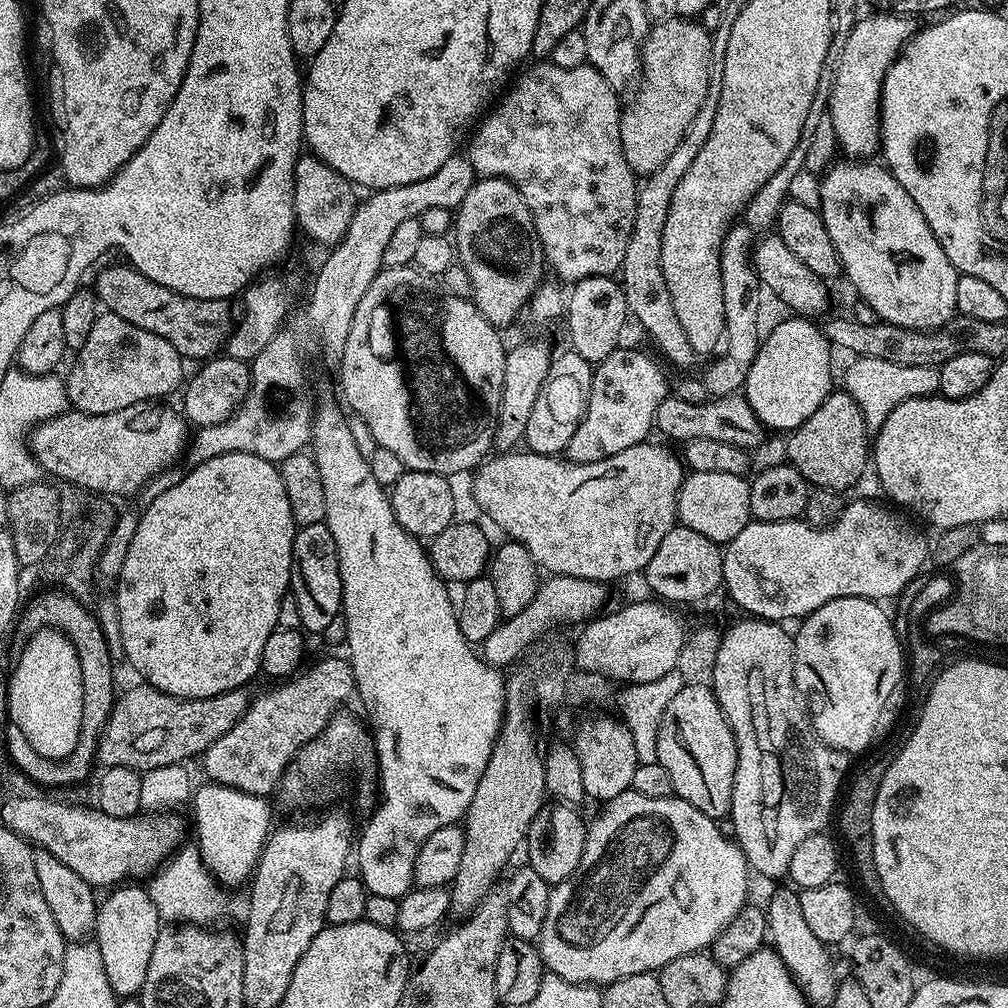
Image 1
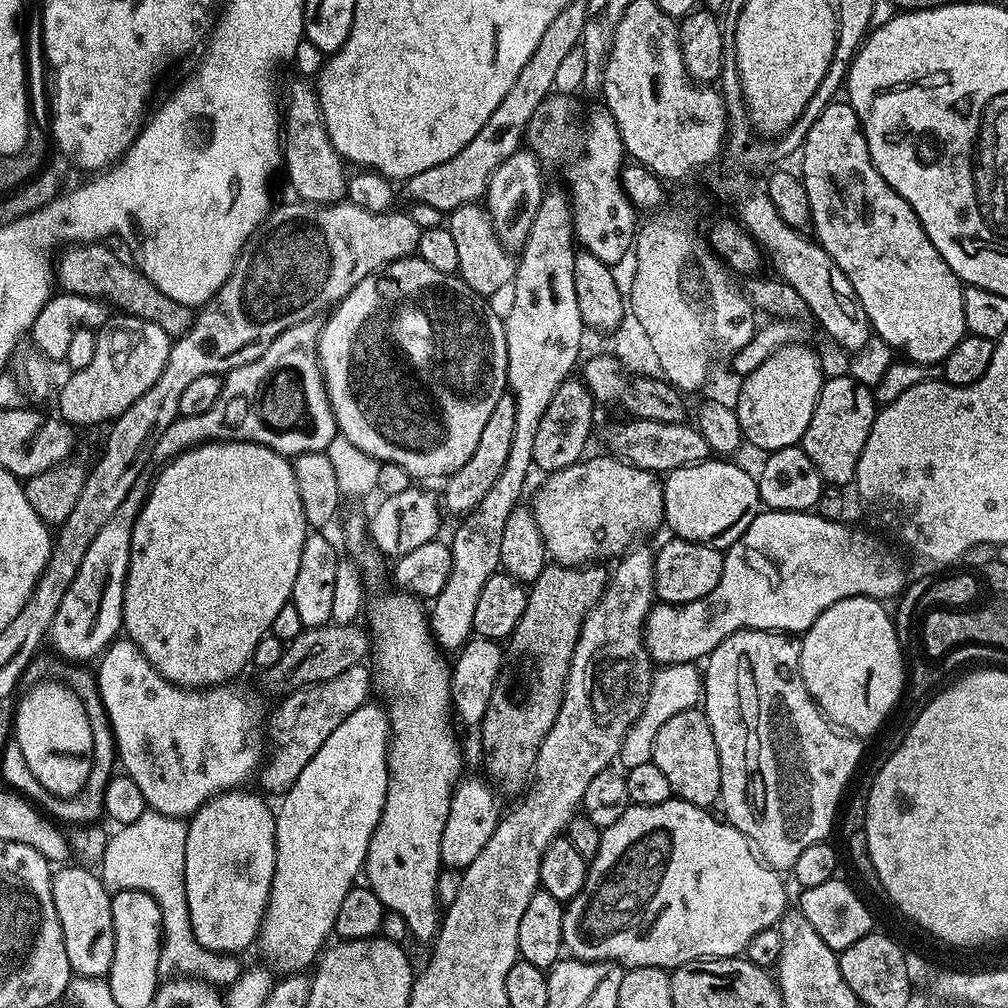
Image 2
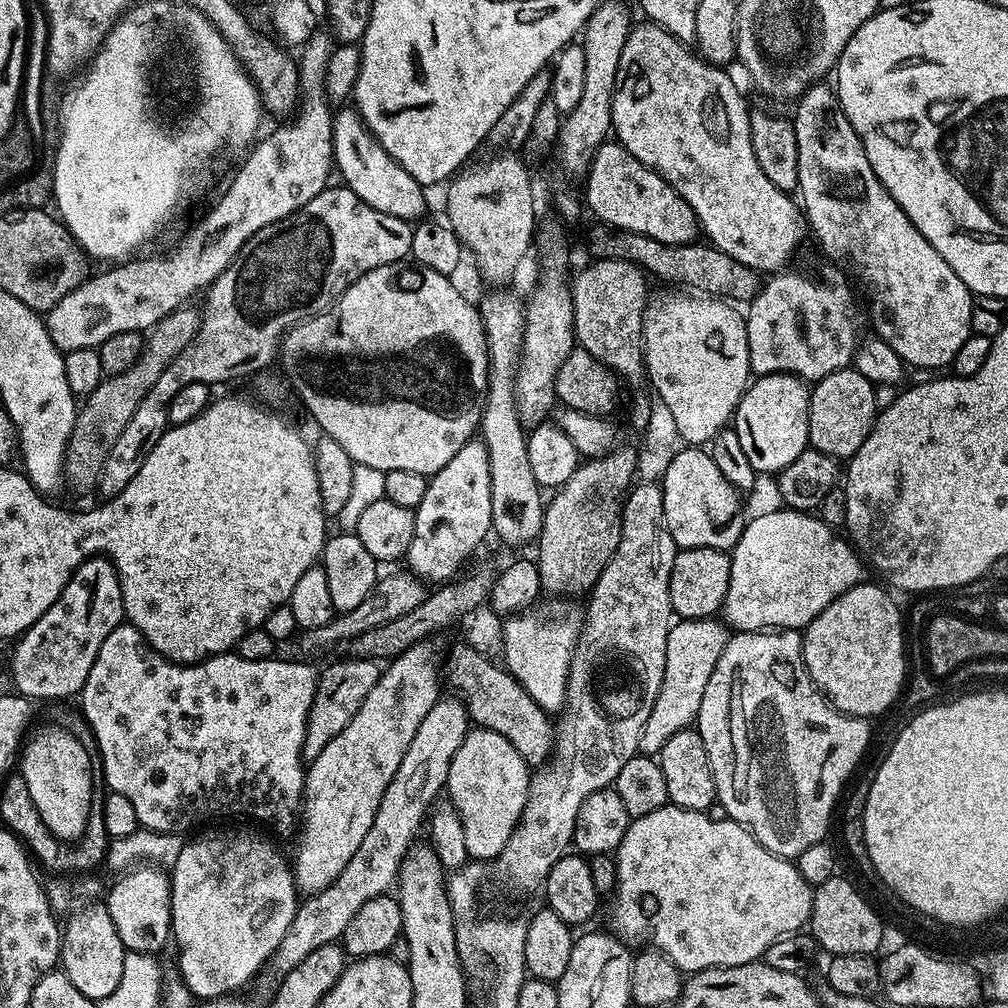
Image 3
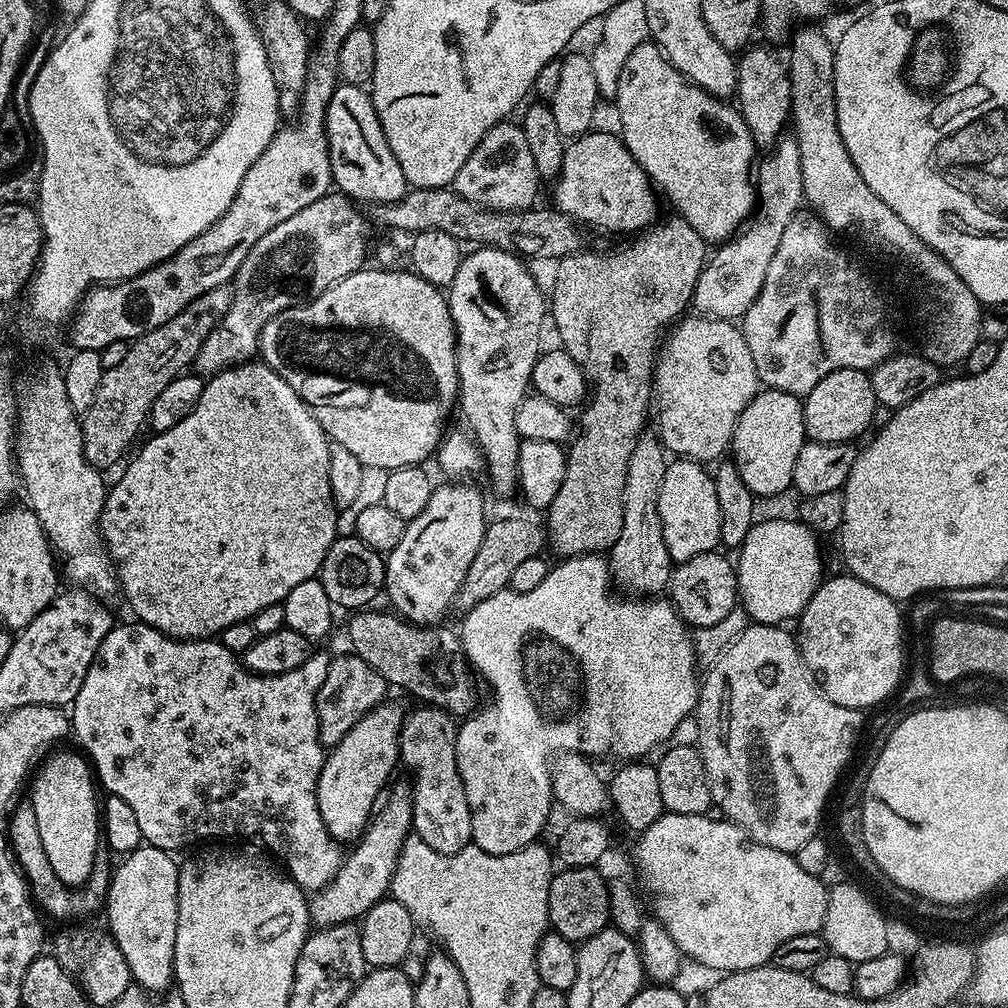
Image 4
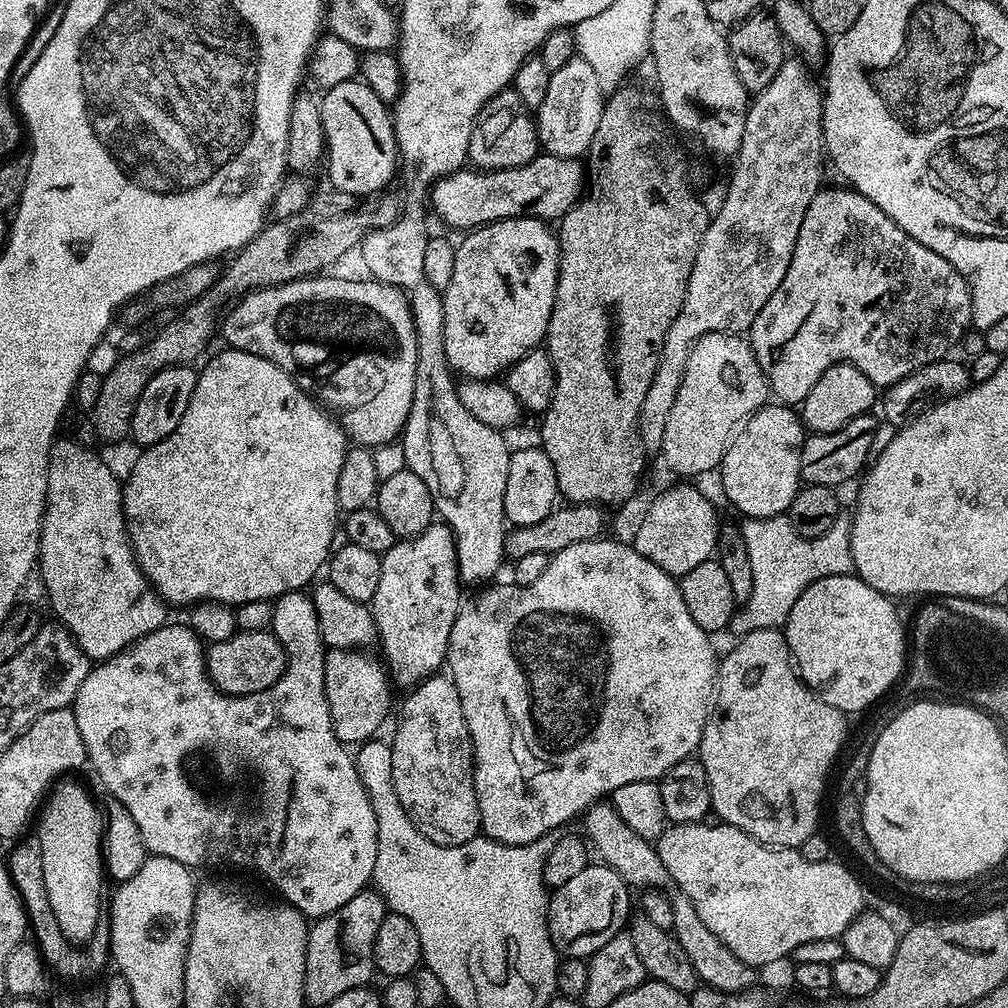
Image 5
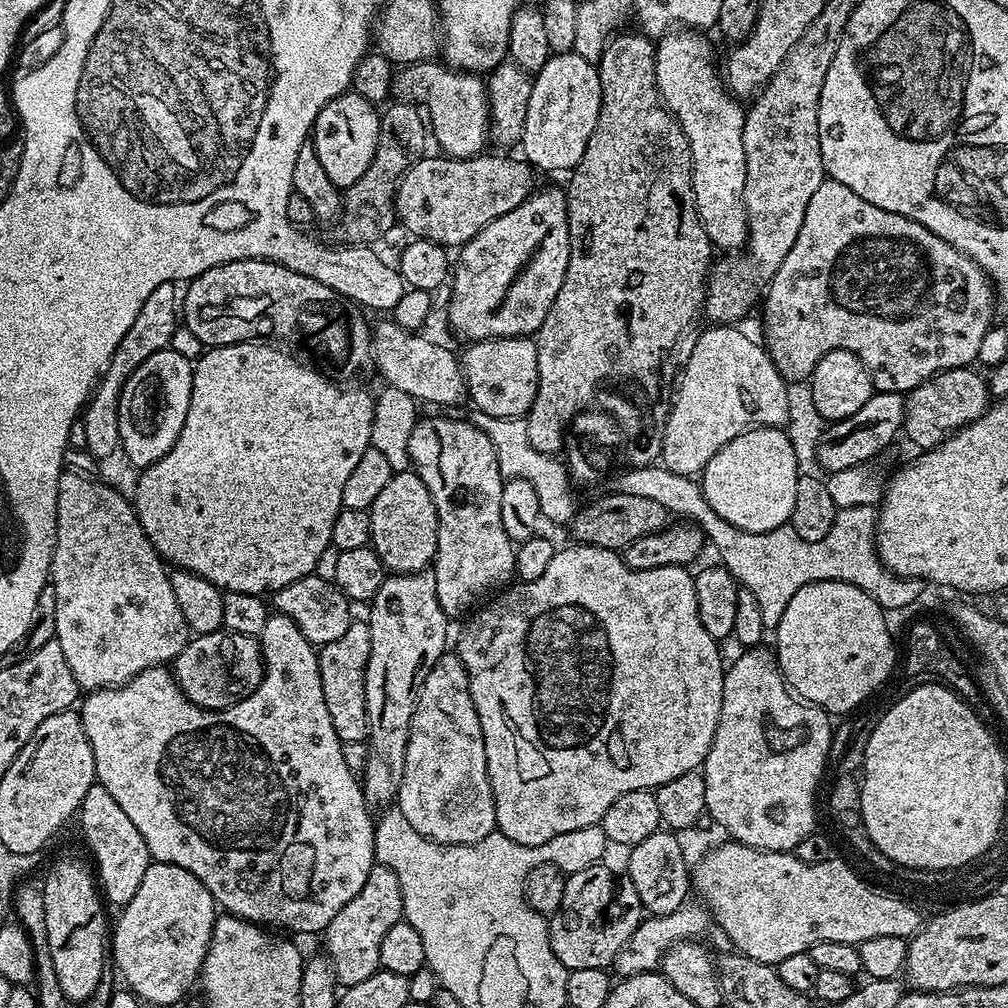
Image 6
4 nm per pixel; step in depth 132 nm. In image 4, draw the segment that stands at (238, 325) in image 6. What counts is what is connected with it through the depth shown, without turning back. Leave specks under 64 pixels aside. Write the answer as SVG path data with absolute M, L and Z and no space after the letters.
M365 266L330 286L330 290L326 290L321 296L314 297L306 304L299 304L297 308L282 310L277 316L270 318L270 322L262 326L259 355L263 363L274 369L282 378L286 378L286 382L290 382L296 393L315 411L329 441L346 446L346 450L351 450L358 457L358 462L362 462L366 467L378 466L389 470L407 464L420 466L425 463L424 459L428 455L431 457L437 451L446 432L444 423L447 422L452 408L454 412L458 404L460 379L456 369L456 327L448 309L447 295L430 282L426 282L426 278L411 270L396 272L397 270L391 267L373 267Z

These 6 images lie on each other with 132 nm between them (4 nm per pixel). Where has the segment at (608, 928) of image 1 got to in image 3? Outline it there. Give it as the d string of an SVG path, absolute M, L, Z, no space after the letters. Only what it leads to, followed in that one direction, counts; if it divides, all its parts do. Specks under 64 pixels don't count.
M665 806L654 810L654 814L642 814L629 823L622 842L616 847L614 859L616 861L616 888L612 900L612 928L617 940L623 940L633 949L640 950L647 946L649 949L668 956L681 973L691 974L701 972L707 968L729 968L743 964L755 964L763 957L764 951L780 936L789 936L792 932L799 932L812 919L813 885L802 878L795 863L783 856L776 856L766 850L752 837L751 832L735 820L721 818L711 820L711 815L675 806Z

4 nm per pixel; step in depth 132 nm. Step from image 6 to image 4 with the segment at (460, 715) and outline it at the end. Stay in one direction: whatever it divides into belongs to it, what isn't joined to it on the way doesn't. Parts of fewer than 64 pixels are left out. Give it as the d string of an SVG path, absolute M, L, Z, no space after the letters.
M416 706L407 713L400 728L400 759L403 767L416 772L410 779L412 798L412 832L430 850L454 854L472 844L470 806L458 774L456 761L457 721L452 713L431 706Z

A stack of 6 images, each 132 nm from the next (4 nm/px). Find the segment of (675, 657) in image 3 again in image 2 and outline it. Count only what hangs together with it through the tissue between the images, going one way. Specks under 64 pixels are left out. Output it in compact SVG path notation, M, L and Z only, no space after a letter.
M665 664L657 667L652 674L650 694L646 694L646 702L642 706L642 714L626 730L626 738L622 738L622 746L618 757L625 769L652 763L654 754L654 738L658 738L658 730L674 714L682 714L682 710L690 710L701 703L704 694L704 677L696 664Z

